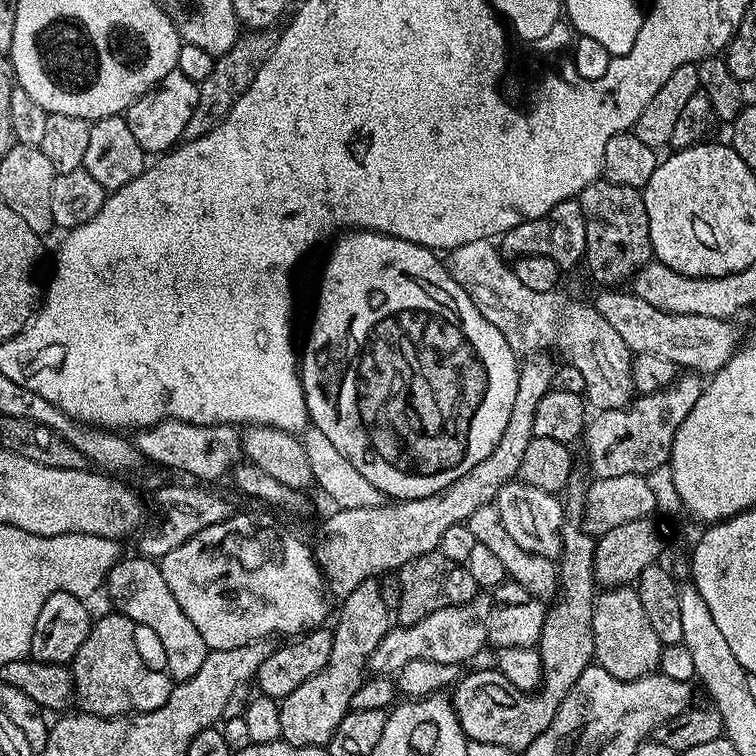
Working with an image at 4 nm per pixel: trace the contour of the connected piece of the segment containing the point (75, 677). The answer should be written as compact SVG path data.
M112 610L109 616L104 616L93 623L92 629L88 631L86 642L78 646L78 654L70 662L72 669L72 681L76 687L74 697L75 703L80 704L79 711L90 716L131 716L138 712L149 712L158 710L170 698L174 687L174 681L167 671L151 668L144 661L140 648L136 645L137 625L132 623L122 613Z

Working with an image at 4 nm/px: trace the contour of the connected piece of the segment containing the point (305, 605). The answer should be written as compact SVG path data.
M240 528L237 532L220 532L224 530L209 530L194 534L182 546L170 550L170 554L159 557L158 563L162 570L162 578L166 578L166 586L170 586L170 594L174 594L178 606L182 606L182 614L198 626L198 634L202 634L202 642L206 642L209 650L217 652L218 650L234 650L238 646L254 644L258 640L268 640L272 638L275 632L281 632L284 638L291 637L293 634L303 633L305 630L311 630L321 623L320 620L320 596L312 592L312 568L314 572L314 552L311 547L308 548L296 536L287 536L280 528Z

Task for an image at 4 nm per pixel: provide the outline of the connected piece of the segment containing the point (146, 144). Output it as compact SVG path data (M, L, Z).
M174 71L166 74L166 78L158 81L149 92L142 94L142 98L129 106L126 119L144 153L163 154L184 140L186 122L190 122L190 114L194 114L198 106L199 93L200 85L186 78L186 74Z

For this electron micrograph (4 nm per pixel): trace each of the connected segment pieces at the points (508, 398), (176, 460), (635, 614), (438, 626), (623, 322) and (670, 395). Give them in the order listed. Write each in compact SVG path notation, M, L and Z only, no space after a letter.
M367 230L349 231L332 246L332 253L320 276L320 289L316 292L316 317L308 332L308 345L302 348L302 359L298 364L308 419L311 427L322 430L322 434L326 434L326 438L330 438L330 443L337 448L338 454L346 457L358 474L374 482L376 489L385 497L396 502L426 498L474 470L474 466L478 466L478 462L482 462L482 458L486 458L494 446L498 446L498 438L502 438L502 430L506 430L510 410L514 410L514 394L518 394L520 364L517 353L512 351L506 338L502 338L502 330L498 330L498 326L490 326L490 322L482 318L478 306L470 302L470 294L466 294L466 290L454 282L445 261L441 257L439 260L436 257L439 255L433 249Z
M164 420L153 428L139 429L134 443L147 461L161 464L156 465L161 469L173 468L176 472L185 472L196 482L212 482L208 480L227 477L242 460L242 436L230 424L187 424L181 420Z
M635 587L609 588L597 595L592 610L592 637L595 663L606 674L614 674L614 678L636 680L659 669L662 645L658 634L654 634L654 626L650 626L650 618L646 618L646 609Z
M477 595L475 600L467 602L457 602L446 606L442 610L434 610L426 618L422 618L413 624L403 626L389 627L386 638L382 638L382 642L378 642L378 650L374 650L374 654L370 654L368 659L368 668L376 674L399 674L402 666L406 666L406 662L414 662L415 660L429 660L430 662L446 662L447 664L467 665L467 660L472 660L479 654L488 644L488 610L490 600L487 595Z
M614 288L602 290L594 301L596 312L606 318L617 330L622 340L635 353L661 355L674 362L677 367L710 376L730 360L740 346L740 337L732 322L702 315L676 315L658 310L650 302L643 301L631 292L620 292Z
M680 374L668 388L649 396L637 395L627 408L597 411L589 419L582 437L582 445L588 451L588 464L592 467L591 475L596 478L622 478L622 474L647 476L658 470L658 466L669 463L674 434L678 434L678 426L686 422L686 414L694 410L694 402L698 402L704 385L699 375Z

